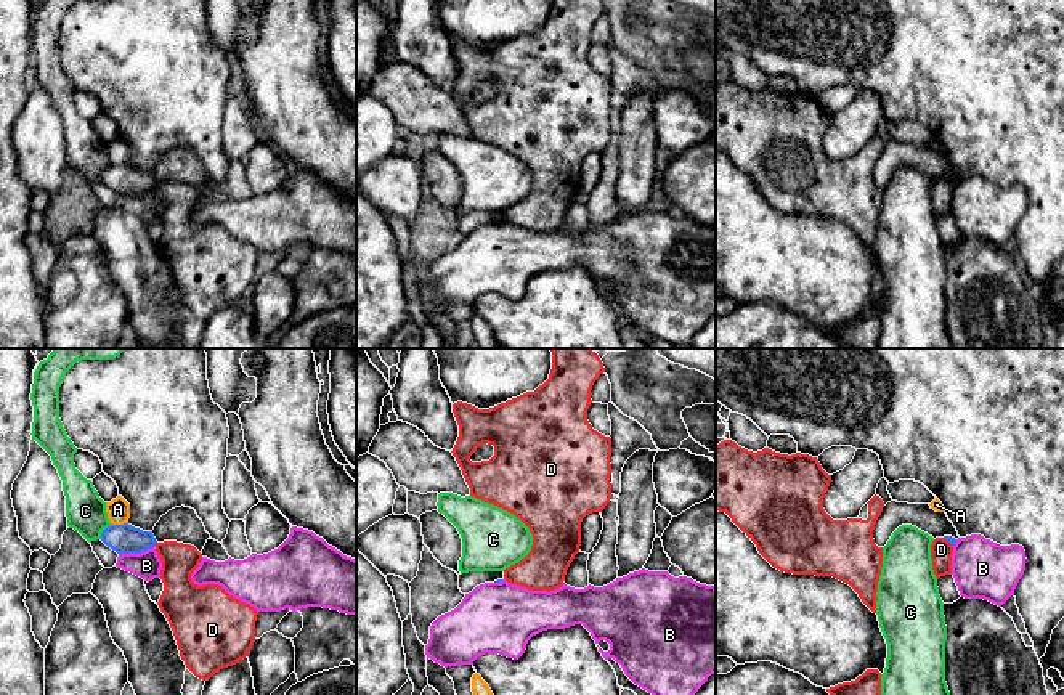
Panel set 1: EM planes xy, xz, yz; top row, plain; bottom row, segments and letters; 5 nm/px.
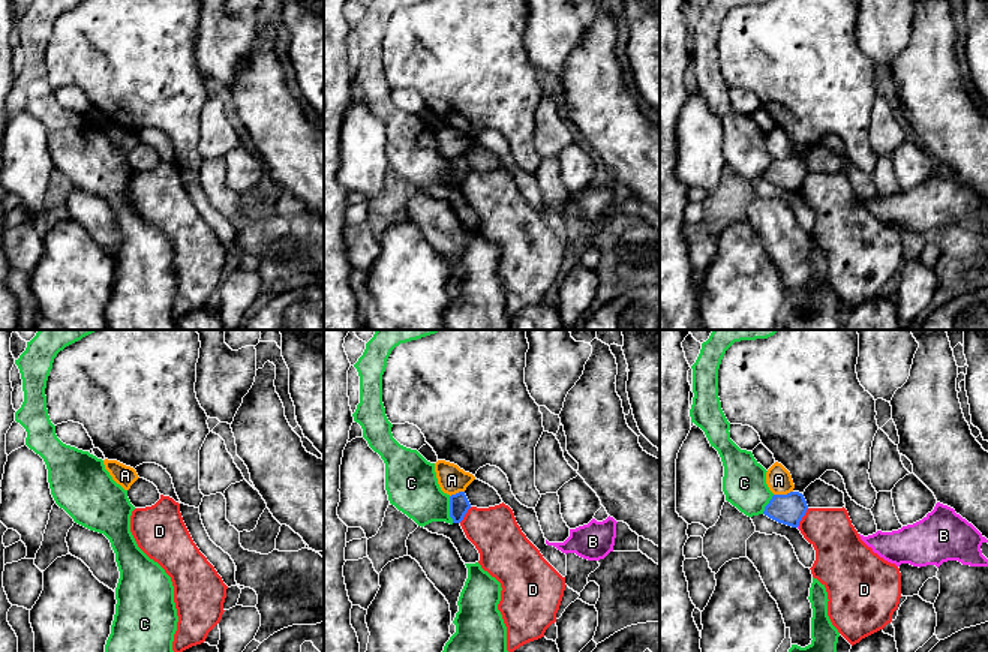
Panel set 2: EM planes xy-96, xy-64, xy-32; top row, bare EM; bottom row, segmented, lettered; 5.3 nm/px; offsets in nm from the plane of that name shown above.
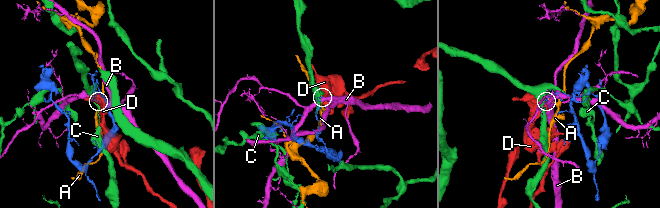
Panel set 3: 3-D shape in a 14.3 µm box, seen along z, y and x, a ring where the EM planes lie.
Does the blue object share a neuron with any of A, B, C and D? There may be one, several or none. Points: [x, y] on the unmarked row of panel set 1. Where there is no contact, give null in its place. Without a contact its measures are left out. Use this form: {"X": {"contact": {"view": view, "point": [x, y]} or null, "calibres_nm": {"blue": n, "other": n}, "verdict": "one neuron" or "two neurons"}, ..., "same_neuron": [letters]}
{"A": {"contact": {"view": "xy", "point": [119, 166]}, "calibres_nm": {"blue": 140, "other": 110}, "verdict": "two neurons"}, "B": {"contact": {"view": "xy", "point": [137, 193]}, "calibres_nm": {"blue": 140, "other": 140}, "verdict": "two neurons"}, "C": {"contact": {"view": "xy", "point": [103, 172]}, "calibres_nm": {"blue": 140, "other": 200}, "verdict": "two neurons"}, "D": {"contact": {"view": "xy", "point": [156, 182]}, "calibres_nm": {"blue": 140, "other": 180}, "verdict": "two neurons"}, "same_neuron": []}

